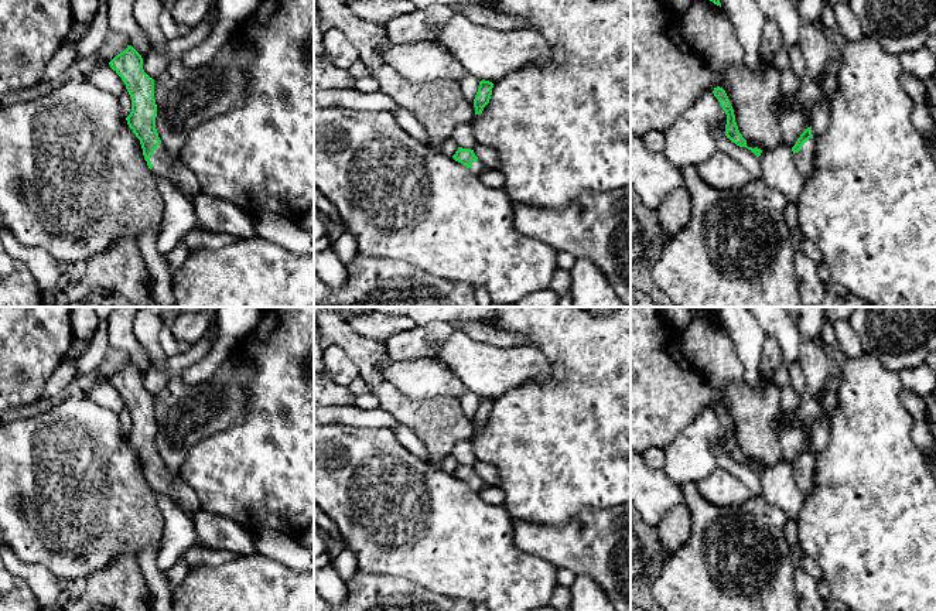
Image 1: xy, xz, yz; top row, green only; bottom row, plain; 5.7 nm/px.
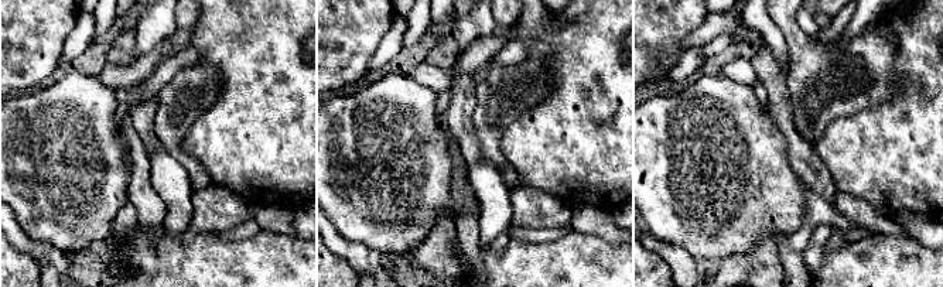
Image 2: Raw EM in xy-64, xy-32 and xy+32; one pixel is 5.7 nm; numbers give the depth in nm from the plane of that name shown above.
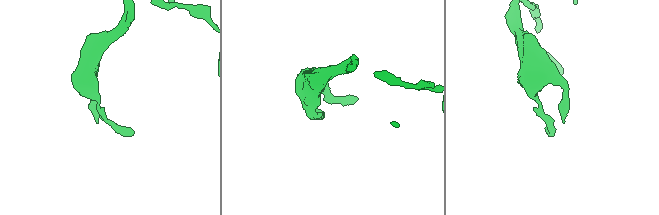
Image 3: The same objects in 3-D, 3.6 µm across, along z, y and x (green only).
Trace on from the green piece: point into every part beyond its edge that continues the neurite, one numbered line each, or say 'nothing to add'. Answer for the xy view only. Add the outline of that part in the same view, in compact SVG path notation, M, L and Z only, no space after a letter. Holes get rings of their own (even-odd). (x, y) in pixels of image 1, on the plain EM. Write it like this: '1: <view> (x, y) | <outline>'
1: xy (164, 481) | M163 461L157 462L150 479L154 492L171 496L191 519L201 509L197 494L181 478L170 472Z

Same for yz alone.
1: yz (805, 475) | M809 455L799 470L793 471L795 481L800 491L807 495L814 488L814 455Z

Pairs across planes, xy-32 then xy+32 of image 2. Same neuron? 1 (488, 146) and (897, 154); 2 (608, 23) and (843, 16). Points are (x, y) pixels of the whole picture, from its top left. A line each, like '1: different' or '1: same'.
1: different
2: different

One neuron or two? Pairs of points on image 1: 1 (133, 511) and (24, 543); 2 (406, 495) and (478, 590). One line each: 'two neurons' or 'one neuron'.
1: one neuron
2: one neuron

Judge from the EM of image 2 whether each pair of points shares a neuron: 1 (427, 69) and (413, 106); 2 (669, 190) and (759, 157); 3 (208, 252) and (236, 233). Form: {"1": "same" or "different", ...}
{"1": "different", "2": "same", "3": "different"}

